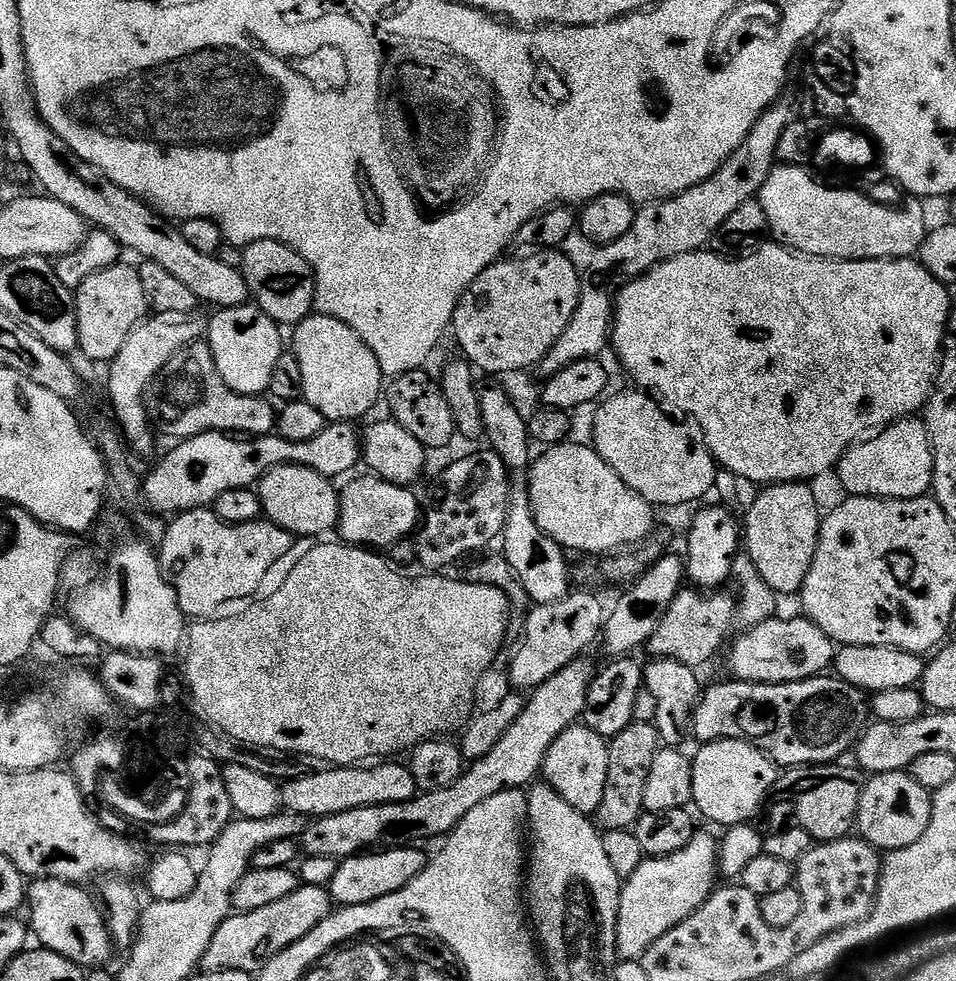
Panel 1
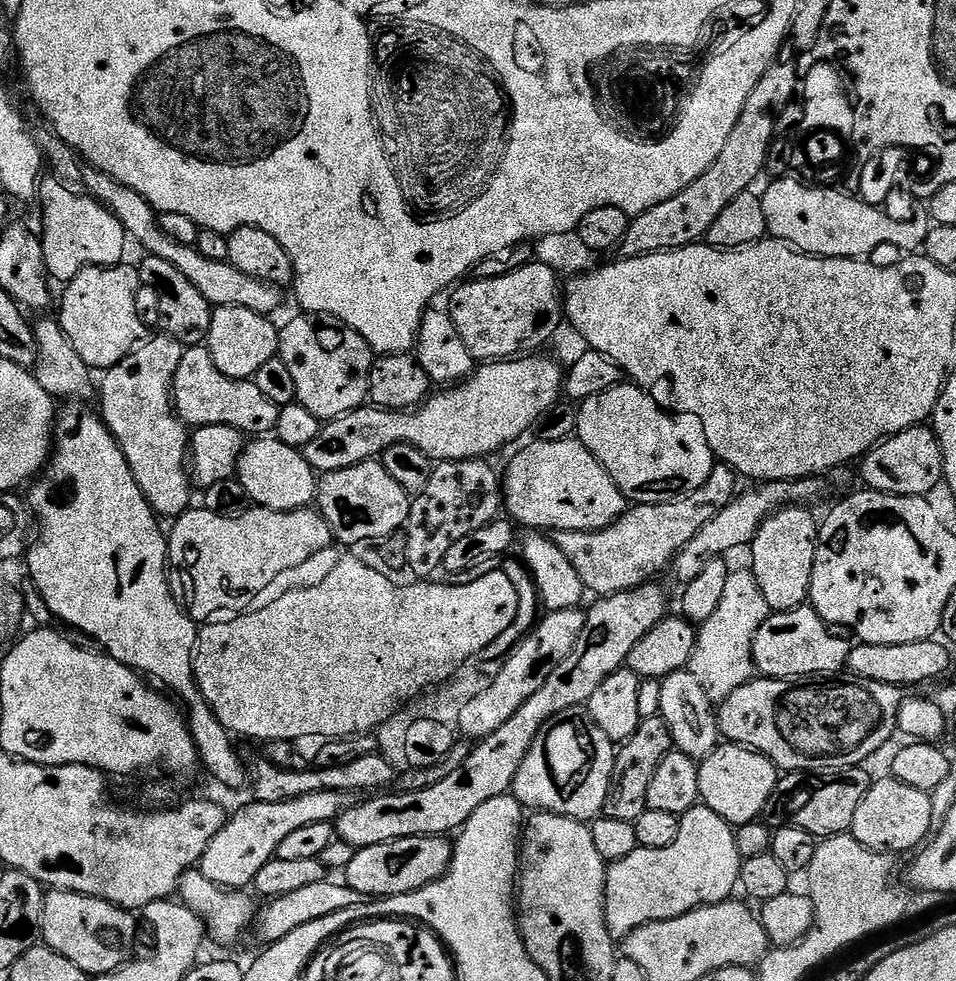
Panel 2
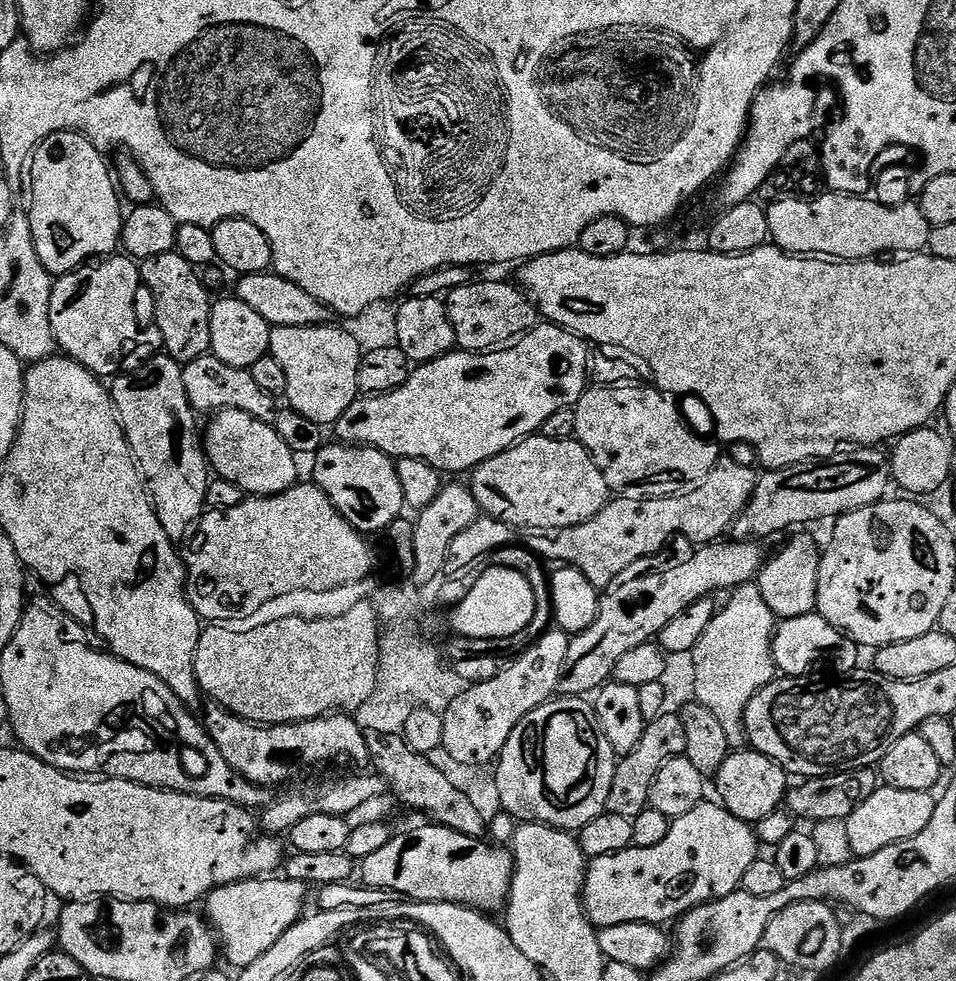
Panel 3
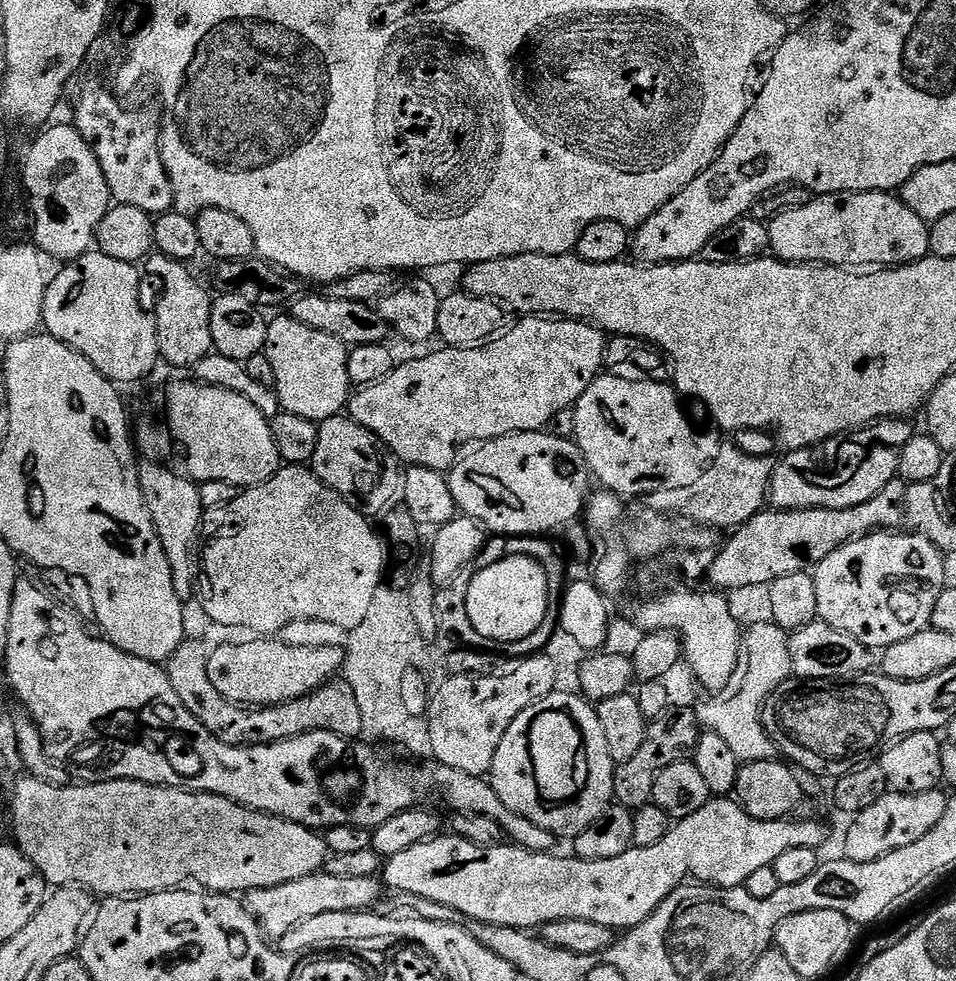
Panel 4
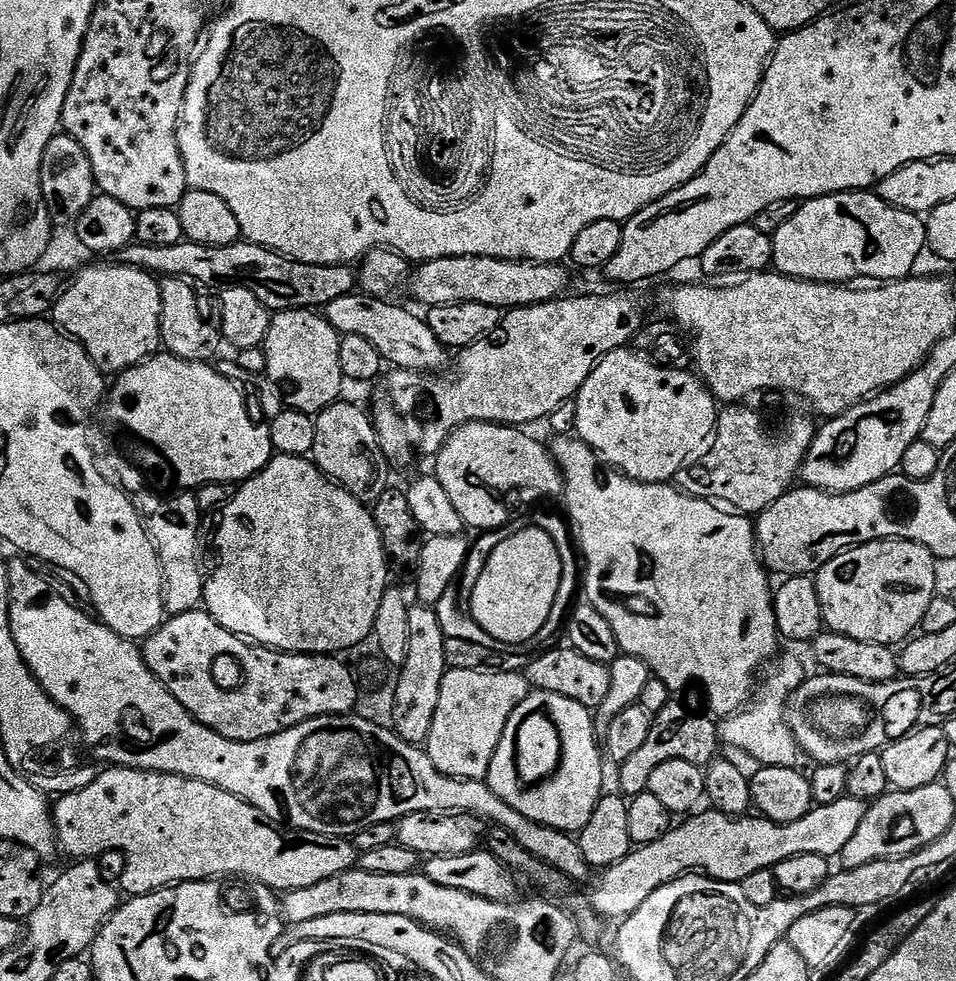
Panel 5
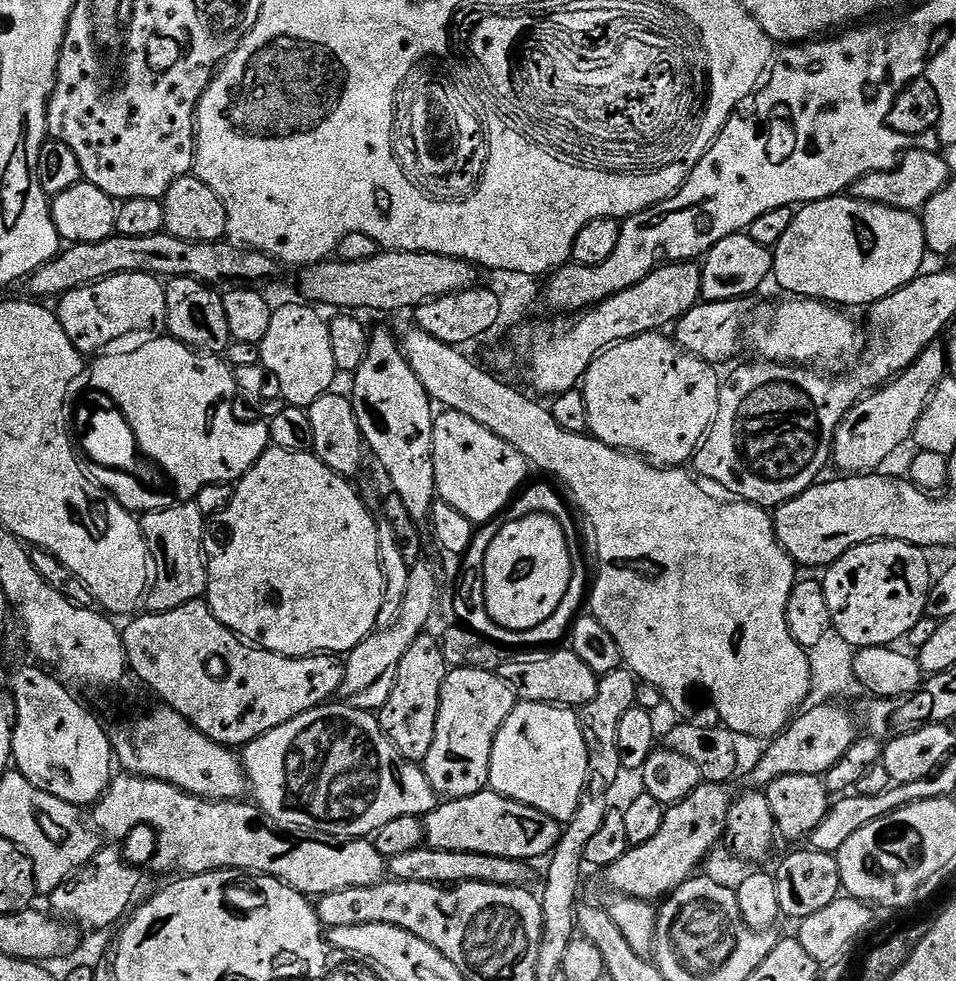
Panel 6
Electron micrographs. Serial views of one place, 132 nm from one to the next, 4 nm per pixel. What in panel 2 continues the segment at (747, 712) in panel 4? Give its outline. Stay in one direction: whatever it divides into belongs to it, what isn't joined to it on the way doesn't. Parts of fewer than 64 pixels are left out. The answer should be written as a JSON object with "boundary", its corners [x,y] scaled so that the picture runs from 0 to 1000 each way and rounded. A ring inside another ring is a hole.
{"boundary":[[[786,580],[763,582],[758,604],[751,620],[729,641],[727,661],[720,680],[747,718],[759,714],[769,702],[782,697],[790,690],[788,650],[806,624]]]}

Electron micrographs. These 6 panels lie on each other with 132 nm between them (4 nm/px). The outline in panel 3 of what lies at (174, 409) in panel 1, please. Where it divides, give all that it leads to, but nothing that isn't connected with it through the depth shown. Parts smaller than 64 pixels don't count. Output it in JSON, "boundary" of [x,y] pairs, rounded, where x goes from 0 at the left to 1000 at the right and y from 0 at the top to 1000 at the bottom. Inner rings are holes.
{"boundary":[[[224,362],[203,365],[203,369],[191,372],[190,389],[195,389],[195,406],[201,411],[206,421],[225,422],[235,418],[253,418],[274,430],[288,433],[291,419],[290,405],[278,402],[266,390],[263,378],[257,375],[236,373]]]}

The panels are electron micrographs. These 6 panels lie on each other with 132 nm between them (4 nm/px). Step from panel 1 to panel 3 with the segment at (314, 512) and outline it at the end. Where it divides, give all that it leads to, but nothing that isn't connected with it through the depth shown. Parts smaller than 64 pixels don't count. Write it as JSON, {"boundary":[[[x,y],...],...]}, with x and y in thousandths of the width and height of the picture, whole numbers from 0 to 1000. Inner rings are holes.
{"boundary":[[[235,418],[221,425],[212,441],[213,459],[221,480],[236,491],[245,491],[260,507],[290,506],[303,499],[315,488],[312,466],[295,451],[288,435],[253,418]]]}

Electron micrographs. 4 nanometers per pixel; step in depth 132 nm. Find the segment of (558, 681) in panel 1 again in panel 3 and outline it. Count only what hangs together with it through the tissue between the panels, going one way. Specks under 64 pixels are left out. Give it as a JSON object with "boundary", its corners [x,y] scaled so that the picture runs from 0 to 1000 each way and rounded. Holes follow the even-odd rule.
{"boundary":[[[746,552],[729,558],[721,571],[696,583],[682,583],[679,587],[661,585],[639,595],[629,607],[628,621],[618,638],[595,651],[583,706],[608,712],[622,706],[641,692],[644,676],[651,667],[659,667],[663,659],[672,659],[689,649],[690,643],[722,618],[726,618],[726,614],[744,609],[749,606],[745,603],[753,603],[756,599],[767,601],[788,594],[794,588],[801,570],[800,564],[795,564],[794,554],[757,554]]]}

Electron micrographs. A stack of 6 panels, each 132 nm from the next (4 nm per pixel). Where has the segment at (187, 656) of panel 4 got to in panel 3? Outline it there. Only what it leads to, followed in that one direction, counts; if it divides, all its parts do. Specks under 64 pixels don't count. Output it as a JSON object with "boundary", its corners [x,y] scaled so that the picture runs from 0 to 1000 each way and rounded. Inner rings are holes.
{"boundary":[[[225,716],[217,720],[218,727],[211,730],[211,737],[224,760],[232,765],[232,773],[236,773],[253,793],[272,803],[288,805],[300,795],[312,794],[321,783],[343,779],[355,771],[372,779],[386,778],[382,745],[367,729],[344,728],[306,738],[266,738]]]}

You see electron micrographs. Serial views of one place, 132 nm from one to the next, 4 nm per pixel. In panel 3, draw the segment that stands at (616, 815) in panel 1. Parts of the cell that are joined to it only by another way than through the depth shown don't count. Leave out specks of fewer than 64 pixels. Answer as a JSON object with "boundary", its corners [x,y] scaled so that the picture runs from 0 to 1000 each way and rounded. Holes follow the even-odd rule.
{"boundary":[[[703,724],[696,725],[695,729],[677,735],[674,740],[672,752],[667,760],[659,765],[659,769],[647,772],[642,785],[642,797],[638,797],[638,813],[634,827],[638,830],[647,830],[650,834],[661,836],[672,826],[678,823],[680,801],[701,773],[715,770],[718,765],[718,740],[713,740],[710,729]]]}

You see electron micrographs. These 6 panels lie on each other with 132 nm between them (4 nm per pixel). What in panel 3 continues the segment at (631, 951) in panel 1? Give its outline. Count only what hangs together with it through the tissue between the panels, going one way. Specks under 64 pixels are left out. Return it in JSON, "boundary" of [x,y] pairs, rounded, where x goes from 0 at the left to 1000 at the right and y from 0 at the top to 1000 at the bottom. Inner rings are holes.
{"boundary":[[[733,818],[722,830],[703,836],[703,845],[688,862],[657,864],[641,873],[620,873],[614,878],[611,890],[609,920],[615,938],[624,947],[651,944],[655,940],[672,940],[687,944],[706,939],[724,926],[740,922],[742,917],[754,917],[771,908],[776,891],[793,876],[793,857],[788,841],[768,834],[752,818]]]}

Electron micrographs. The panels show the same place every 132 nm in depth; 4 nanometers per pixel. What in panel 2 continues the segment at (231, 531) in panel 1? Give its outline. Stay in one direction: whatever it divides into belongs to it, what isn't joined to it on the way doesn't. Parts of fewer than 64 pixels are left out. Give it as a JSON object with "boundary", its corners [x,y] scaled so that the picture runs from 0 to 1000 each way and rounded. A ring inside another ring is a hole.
{"boundary":[[[201,516],[183,527],[181,534],[184,535],[181,536],[180,542],[178,538],[175,543],[176,570],[183,578],[185,575],[201,594],[201,613],[195,616],[195,620],[201,631],[206,634],[229,634],[256,627],[269,615],[268,608],[274,607],[292,587],[316,578],[325,567],[341,562],[349,555],[347,537],[326,516],[306,522],[292,522],[265,516],[249,528],[236,528],[224,524],[215,517]]]}

